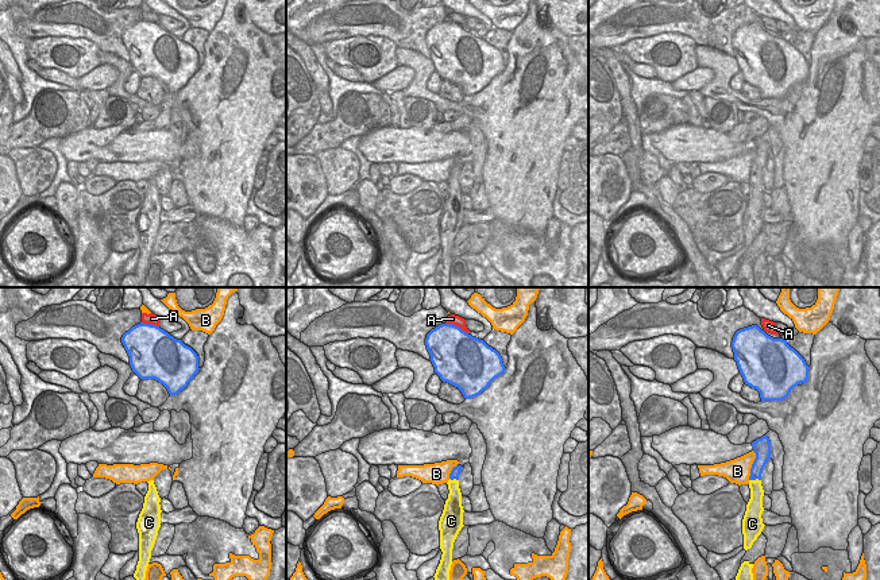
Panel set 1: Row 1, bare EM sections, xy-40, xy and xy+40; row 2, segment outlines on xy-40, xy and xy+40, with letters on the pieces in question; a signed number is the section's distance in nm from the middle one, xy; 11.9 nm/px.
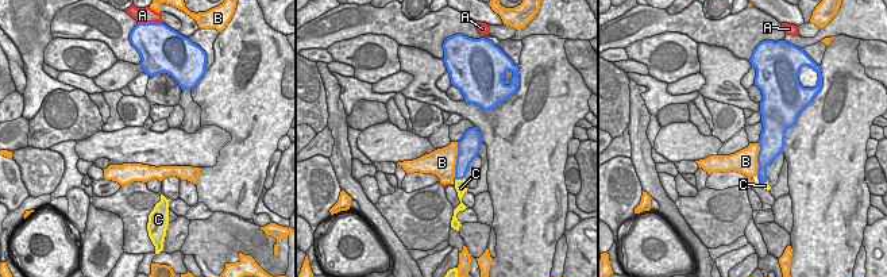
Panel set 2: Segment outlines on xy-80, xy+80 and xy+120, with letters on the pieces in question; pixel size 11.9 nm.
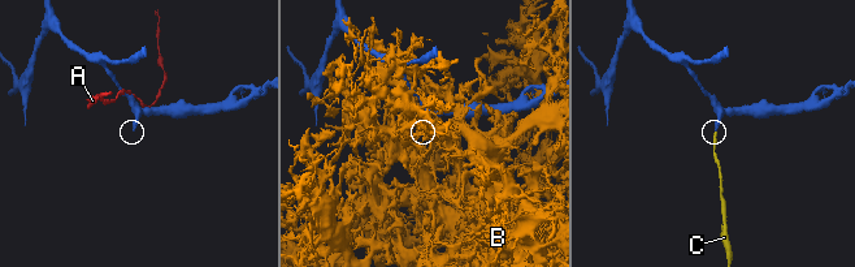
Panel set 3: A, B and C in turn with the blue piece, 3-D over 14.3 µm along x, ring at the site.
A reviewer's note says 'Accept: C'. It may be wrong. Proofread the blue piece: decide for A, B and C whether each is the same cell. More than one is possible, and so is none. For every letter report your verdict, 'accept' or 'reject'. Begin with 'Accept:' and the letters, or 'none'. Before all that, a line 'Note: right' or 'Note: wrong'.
Note: right
Accept: C
A: reject
B: reject
C: accept

